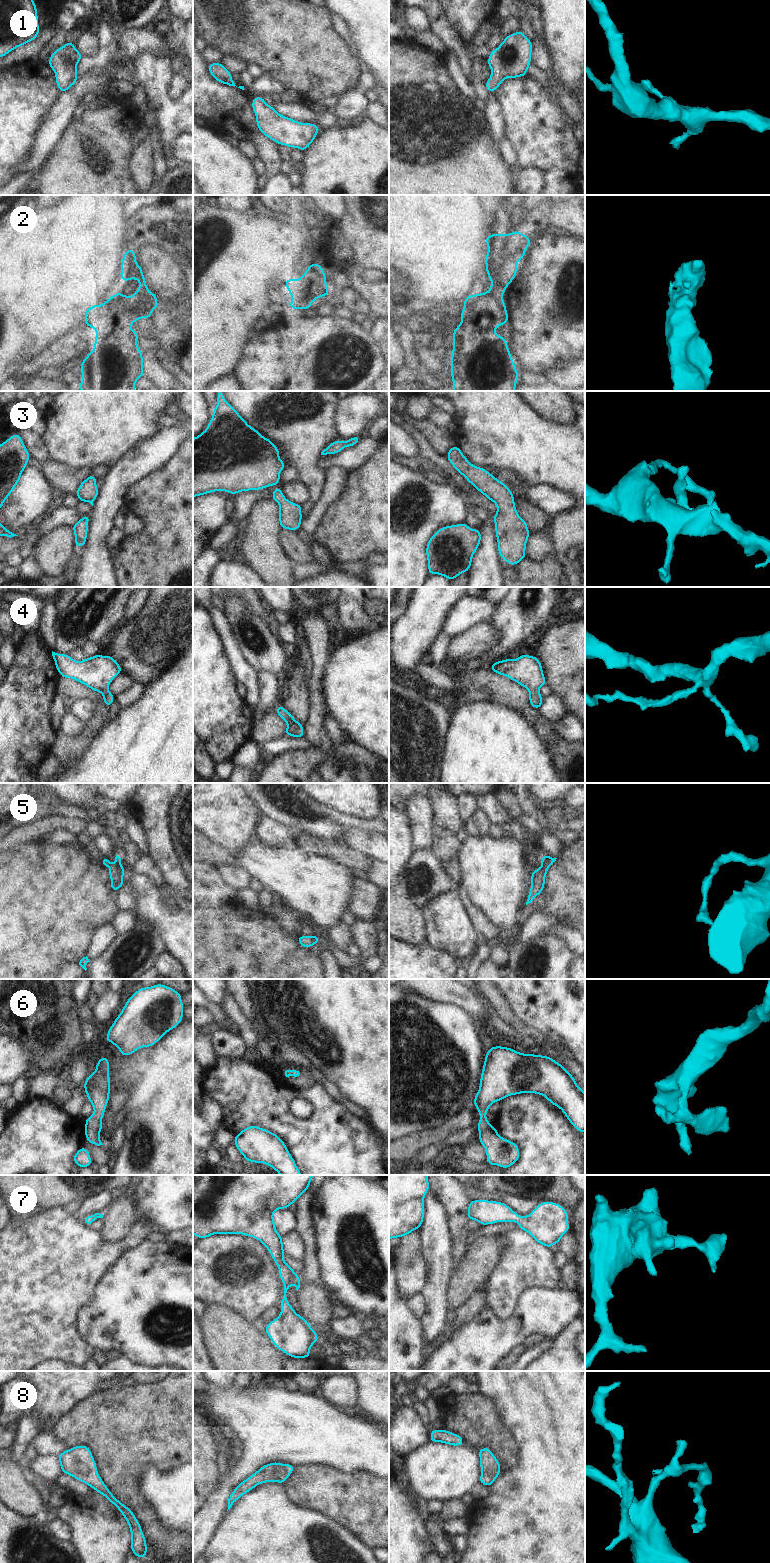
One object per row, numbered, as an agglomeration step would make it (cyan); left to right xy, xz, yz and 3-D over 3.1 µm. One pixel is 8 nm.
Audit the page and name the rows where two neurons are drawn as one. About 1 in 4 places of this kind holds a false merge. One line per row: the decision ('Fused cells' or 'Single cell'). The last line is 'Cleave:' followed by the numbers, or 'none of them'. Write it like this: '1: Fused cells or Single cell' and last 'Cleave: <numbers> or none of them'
1: Single cell
2: Single cell
3: Single cell
4: Single cell
5: Single cell
6: Single cell
7: Single cell
8: Single cell
Cleave: none of them.

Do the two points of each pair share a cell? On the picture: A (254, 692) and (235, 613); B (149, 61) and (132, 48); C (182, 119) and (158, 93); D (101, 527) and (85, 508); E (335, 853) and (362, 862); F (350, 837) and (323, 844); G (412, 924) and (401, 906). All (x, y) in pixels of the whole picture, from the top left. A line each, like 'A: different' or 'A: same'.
A: different
B: different
C: same
D: different
E: same
F: different
G: same

